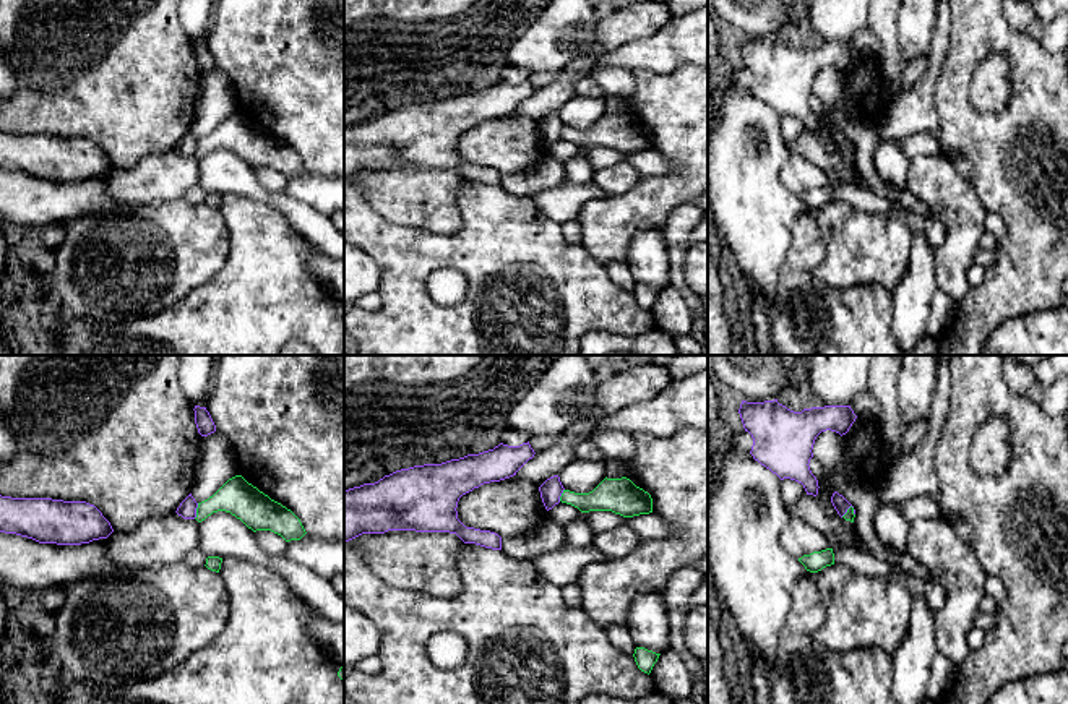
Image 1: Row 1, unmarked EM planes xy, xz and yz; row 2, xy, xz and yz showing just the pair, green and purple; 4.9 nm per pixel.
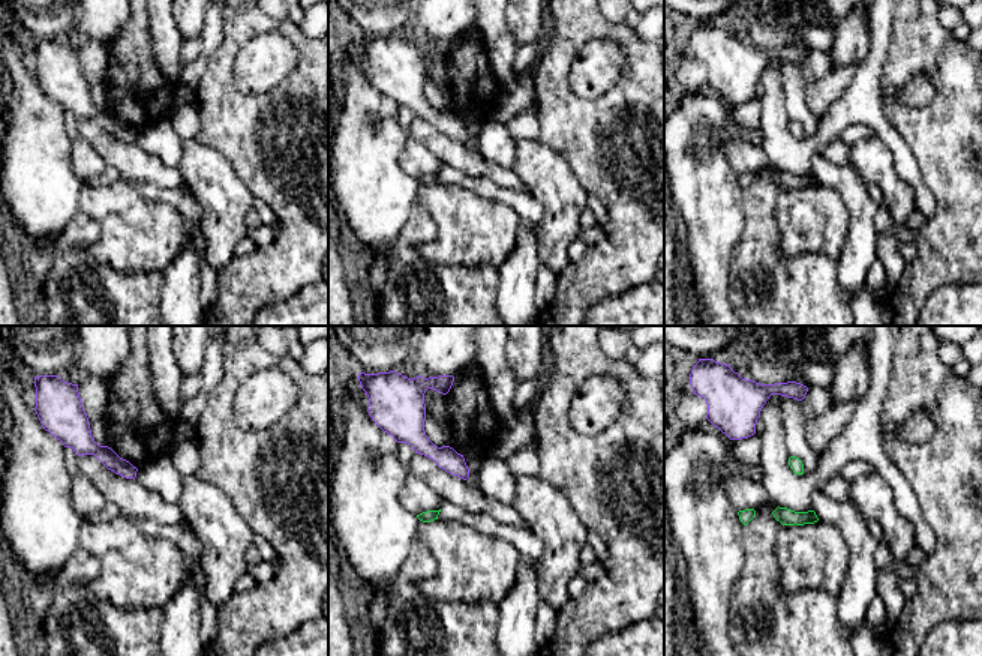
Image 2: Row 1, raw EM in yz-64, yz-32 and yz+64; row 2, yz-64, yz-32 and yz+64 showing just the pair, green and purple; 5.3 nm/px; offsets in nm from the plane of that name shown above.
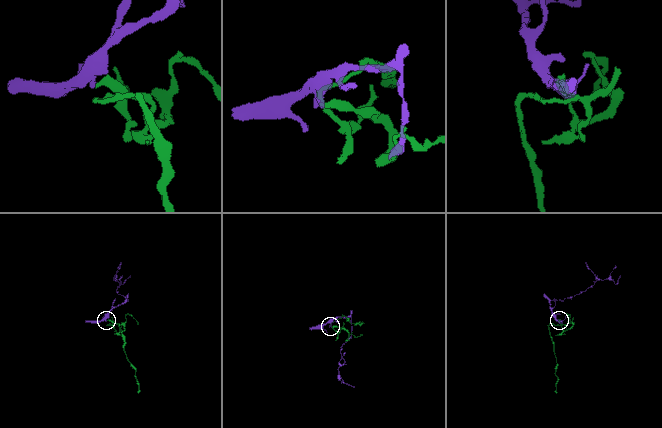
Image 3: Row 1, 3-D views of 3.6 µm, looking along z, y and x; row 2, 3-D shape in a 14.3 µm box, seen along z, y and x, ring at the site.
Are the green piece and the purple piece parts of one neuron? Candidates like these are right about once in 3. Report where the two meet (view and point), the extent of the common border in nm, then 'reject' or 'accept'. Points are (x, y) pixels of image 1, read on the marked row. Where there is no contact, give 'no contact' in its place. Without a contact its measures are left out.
xy (197, 511) | 80 nm | reject

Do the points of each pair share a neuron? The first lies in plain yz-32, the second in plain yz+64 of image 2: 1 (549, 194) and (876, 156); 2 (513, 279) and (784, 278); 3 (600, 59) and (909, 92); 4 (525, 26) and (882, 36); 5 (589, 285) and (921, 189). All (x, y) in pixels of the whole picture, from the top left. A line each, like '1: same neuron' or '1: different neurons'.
1: same neuron
2: different neurons
3: same neuron
4: different neurons
5: different neurons

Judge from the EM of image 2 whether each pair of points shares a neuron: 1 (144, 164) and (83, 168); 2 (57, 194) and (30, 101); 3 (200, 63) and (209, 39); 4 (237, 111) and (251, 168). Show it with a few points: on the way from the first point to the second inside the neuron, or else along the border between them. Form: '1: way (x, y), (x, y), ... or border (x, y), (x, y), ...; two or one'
1: border (84, 138), (108, 165); two
2: way (36, 171), (36, 123); one
3: way (203, 57), (209, 45); one
4: way (240, 125), (251, 135), (251, 155); one

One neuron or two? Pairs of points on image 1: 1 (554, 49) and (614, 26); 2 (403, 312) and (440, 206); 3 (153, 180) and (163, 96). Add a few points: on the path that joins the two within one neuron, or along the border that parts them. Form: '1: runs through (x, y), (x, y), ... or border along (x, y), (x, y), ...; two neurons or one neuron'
1: border along (599, 20), (598, 41), (573, 62); two neurons
2: border along (463, 216), (463, 226), (452, 234), (395, 223); two neurons
3: border along (174, 148), (150, 153), (133, 166), (120, 169); two neurons

